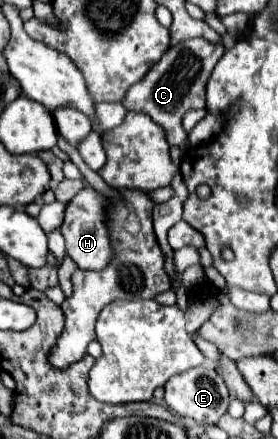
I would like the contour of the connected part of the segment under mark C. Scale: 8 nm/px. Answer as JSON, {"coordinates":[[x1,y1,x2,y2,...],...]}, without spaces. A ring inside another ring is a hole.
{"coordinates":[[202,37,186,39,174,47,170,47,162,59,146,73,146,77,132,85,124,97,124,107,128,111,138,111,150,115,156,123,160,123,166,129,166,139,170,146,184,145,188,134,182,125,182,117,190,109,204,109,206,107,206,81,210,77,210,71,214,69,214,63,222,57,224,45,208,43]]}

